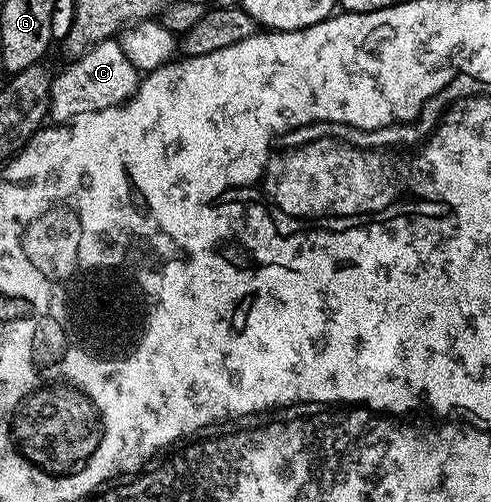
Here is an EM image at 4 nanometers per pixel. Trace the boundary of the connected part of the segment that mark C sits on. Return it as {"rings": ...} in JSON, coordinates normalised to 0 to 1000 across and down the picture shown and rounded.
{"rings":[[[224,80],[193,88],[171,108],[151,114],[143,131],[110,145],[100,173],[100,235],[116,247],[138,247],[177,223],[242,211],[279,181],[283,143],[251,112],[244,82]]]}

